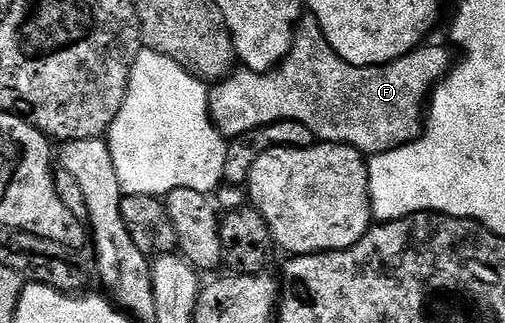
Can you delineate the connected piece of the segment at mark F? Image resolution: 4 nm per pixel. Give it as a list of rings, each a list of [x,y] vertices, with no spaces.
[[[304,18],[296,26],[288,57],[275,70],[271,72],[236,70],[211,85],[208,93],[208,115],[212,119],[215,131],[217,133],[220,131],[224,138],[241,136],[255,128],[289,120],[302,122],[302,126],[306,126],[306,130],[310,130],[313,137],[320,142],[348,144],[365,154],[389,152],[392,148],[401,148],[420,135],[426,101],[436,85],[444,79],[449,64],[447,50],[440,44],[428,42],[401,60],[391,60],[388,64],[379,64],[377,68],[354,66],[343,60],[332,49],[330,42],[326,42],[314,18]]]

